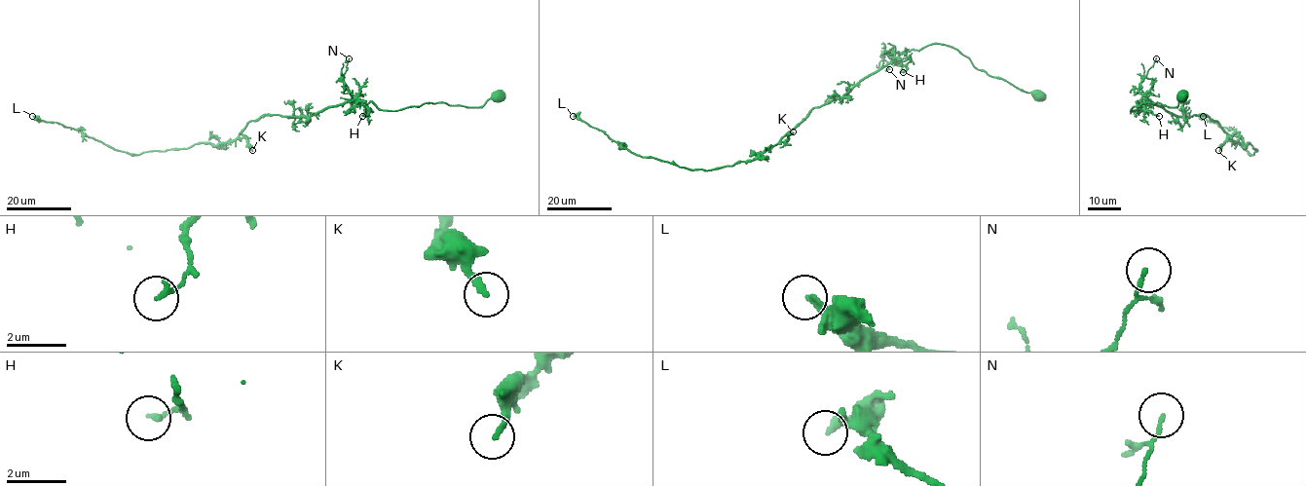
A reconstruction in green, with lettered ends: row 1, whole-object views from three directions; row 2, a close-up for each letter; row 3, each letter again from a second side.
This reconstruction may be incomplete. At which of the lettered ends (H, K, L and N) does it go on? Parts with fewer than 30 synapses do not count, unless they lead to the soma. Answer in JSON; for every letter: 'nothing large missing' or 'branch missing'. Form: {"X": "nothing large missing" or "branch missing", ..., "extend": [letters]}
{"H": "nothing large missing", "K": "nothing large missing", "L": "nothing large missing", "N": "nothing large missing", "extend": []}

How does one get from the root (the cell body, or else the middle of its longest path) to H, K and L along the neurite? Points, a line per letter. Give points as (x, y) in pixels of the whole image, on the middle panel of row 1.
H: (1038, 95), (979, 70), (967, 57), (945, 44), (931, 44), (907, 52), (910, 61), (903, 72)
K: (1038, 95), (979, 70), (954, 49), (931, 44), (902, 53), (845, 94), (814, 107), (780, 142), (793, 131)
L: (1038, 95), (931, 44), (814, 107), (753, 160), (709, 169), (641, 157), (573, 116)

